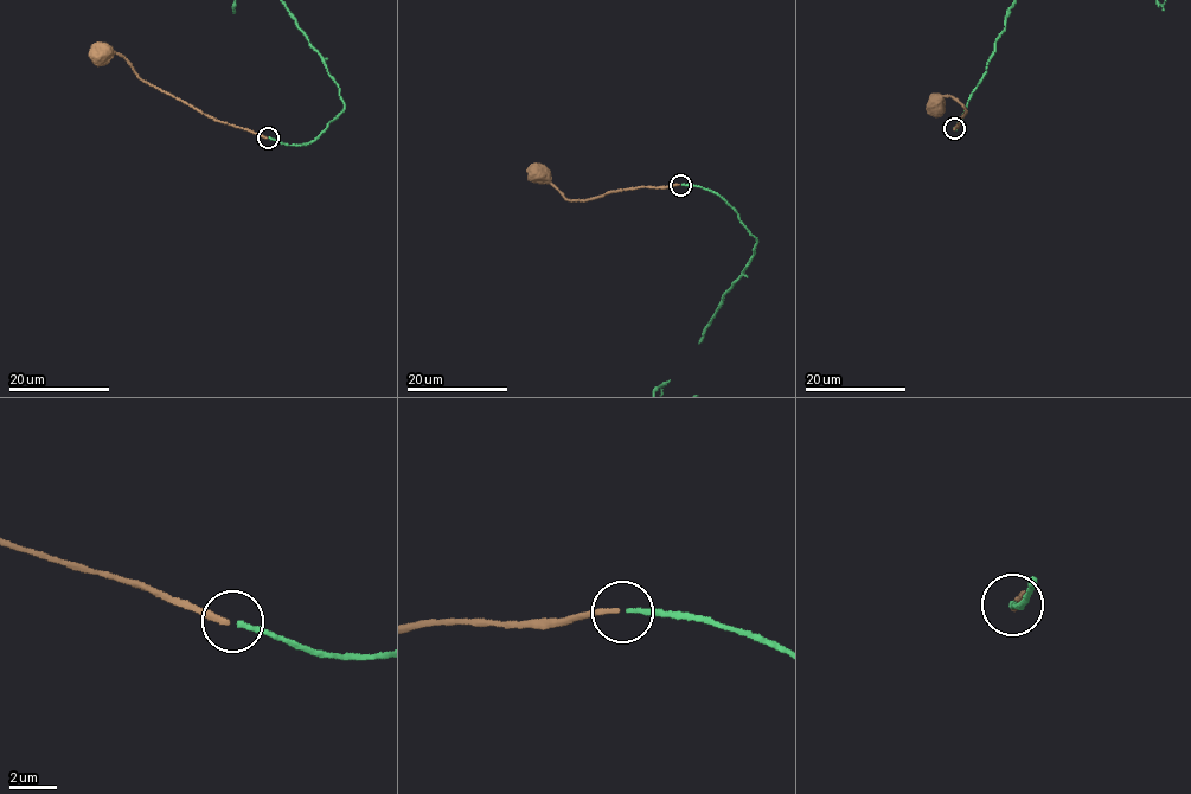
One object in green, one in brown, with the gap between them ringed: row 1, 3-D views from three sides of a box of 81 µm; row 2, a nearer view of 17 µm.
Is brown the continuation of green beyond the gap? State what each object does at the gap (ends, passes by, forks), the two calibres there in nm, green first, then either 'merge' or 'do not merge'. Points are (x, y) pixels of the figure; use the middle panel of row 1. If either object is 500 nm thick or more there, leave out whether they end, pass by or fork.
green ends; brown ends; calibres 190 and 240 nm; merge

